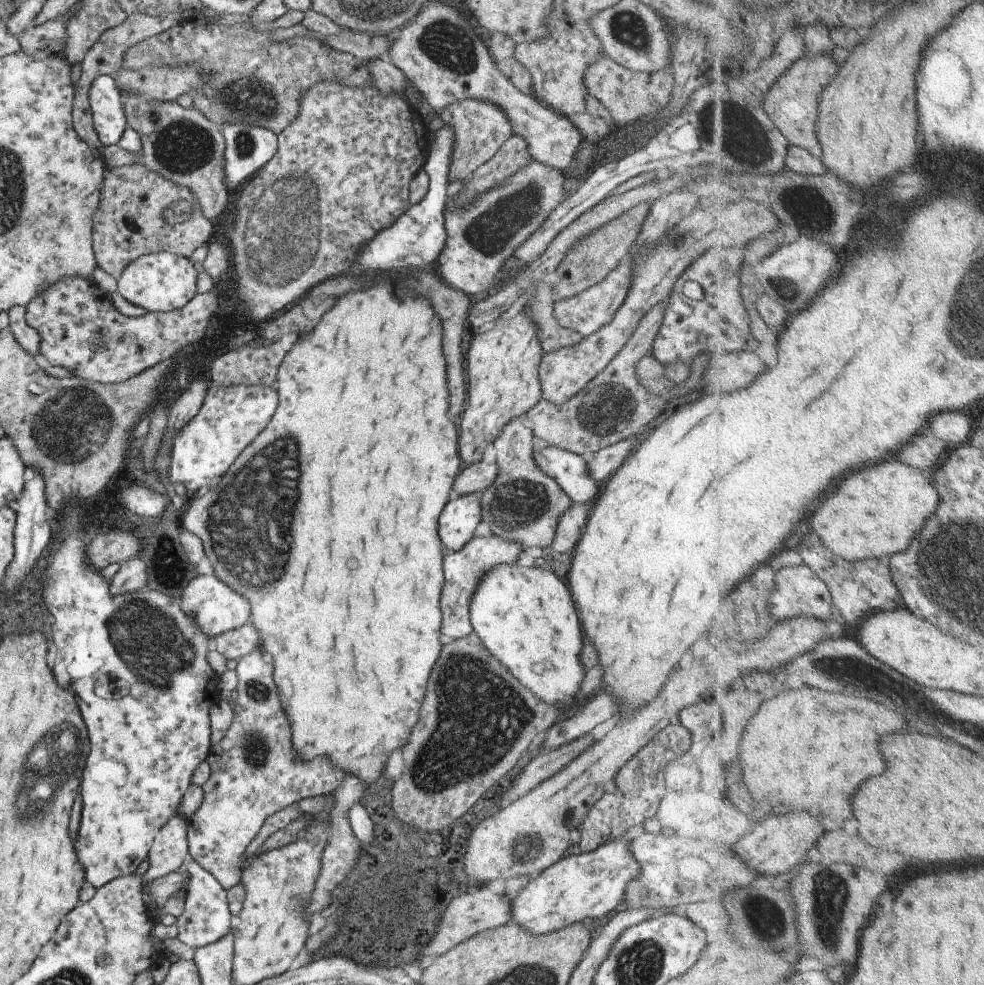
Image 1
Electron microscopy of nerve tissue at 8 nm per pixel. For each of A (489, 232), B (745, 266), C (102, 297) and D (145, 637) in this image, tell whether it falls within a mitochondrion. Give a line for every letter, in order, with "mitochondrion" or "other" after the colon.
A: mitochondrion
B: other
C: other
D: mitochondrion

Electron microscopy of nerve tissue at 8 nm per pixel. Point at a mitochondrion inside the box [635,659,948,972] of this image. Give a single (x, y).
(832, 895)

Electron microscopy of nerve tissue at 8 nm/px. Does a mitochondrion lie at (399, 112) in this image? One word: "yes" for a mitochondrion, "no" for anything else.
no

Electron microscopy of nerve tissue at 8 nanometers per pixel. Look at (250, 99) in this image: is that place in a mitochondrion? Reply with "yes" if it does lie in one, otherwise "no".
yes

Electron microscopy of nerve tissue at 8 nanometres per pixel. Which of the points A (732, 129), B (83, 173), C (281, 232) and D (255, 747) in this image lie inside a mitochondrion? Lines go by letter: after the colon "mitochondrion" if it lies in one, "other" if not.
A: mitochondrion
B: other
C: mitochondrion
D: mitochondrion

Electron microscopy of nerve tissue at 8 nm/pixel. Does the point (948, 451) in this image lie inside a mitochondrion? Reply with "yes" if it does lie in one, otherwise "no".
no

